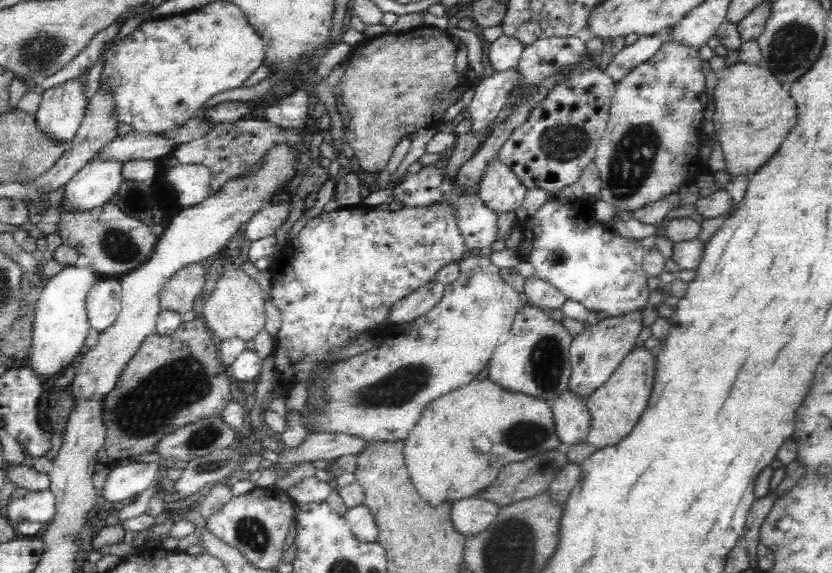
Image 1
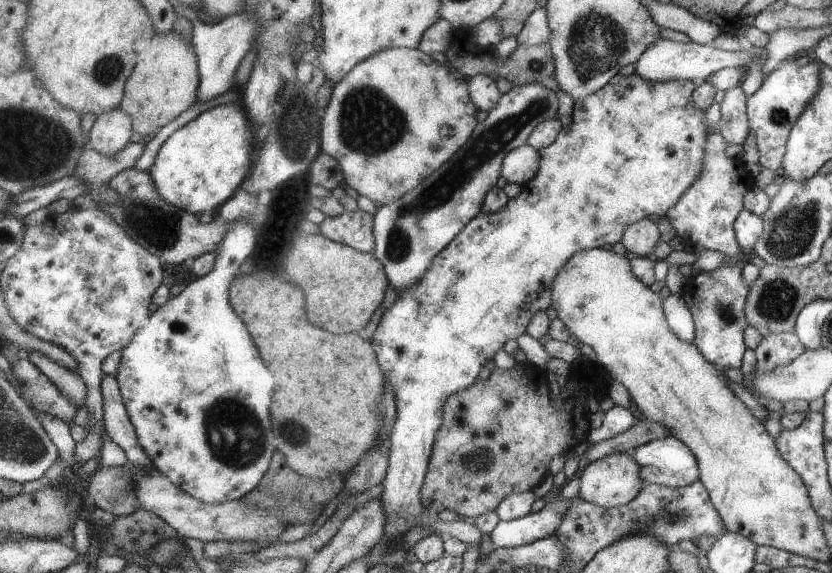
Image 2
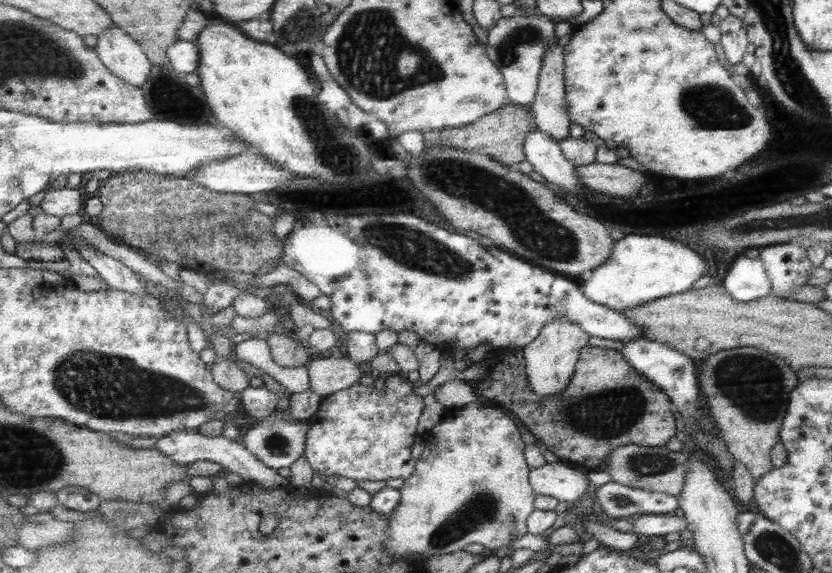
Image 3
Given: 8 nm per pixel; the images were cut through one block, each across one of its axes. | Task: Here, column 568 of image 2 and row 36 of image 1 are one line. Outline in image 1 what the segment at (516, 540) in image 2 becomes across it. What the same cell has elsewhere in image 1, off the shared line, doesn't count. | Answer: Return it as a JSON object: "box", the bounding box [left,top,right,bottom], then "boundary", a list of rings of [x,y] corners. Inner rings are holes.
{"box":[488,36,526,72],"boundary":[[[500,36],[498,40],[494,40],[492,44],[488,44],[490,52],[488,52],[488,58],[490,58],[490,64],[496,72],[502,72],[506,68],[512,68],[512,66],[518,66],[520,64],[520,58],[526,50],[526,44],[522,40],[518,40],[516,36]]]}

